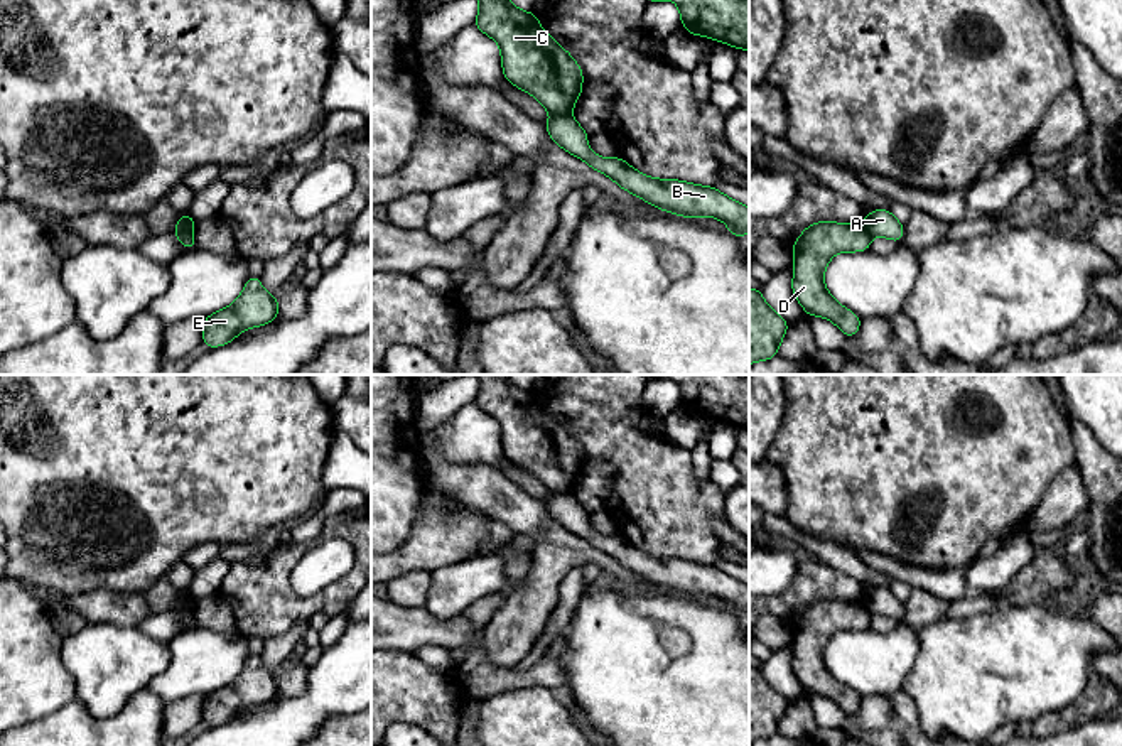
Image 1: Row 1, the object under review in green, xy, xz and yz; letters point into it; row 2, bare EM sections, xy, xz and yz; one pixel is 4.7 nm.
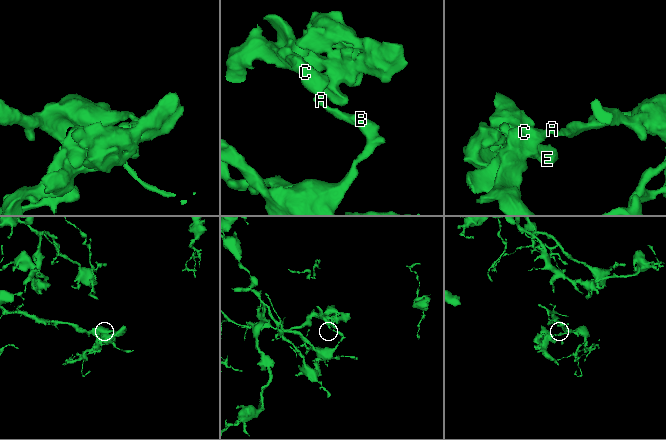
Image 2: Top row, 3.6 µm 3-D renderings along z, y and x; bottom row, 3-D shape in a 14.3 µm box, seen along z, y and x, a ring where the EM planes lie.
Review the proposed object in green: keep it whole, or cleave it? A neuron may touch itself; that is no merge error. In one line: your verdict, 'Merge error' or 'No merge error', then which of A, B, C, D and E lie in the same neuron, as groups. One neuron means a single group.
Merge error. Groups: A B / C D E

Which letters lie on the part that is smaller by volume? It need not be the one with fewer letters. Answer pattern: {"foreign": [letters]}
{"foreign": ["C", "D", "E"]}

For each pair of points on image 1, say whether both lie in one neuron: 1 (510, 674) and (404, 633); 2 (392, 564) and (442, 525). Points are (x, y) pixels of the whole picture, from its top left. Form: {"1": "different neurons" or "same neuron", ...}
{"1": "same neuron", "2": "same neuron"}

